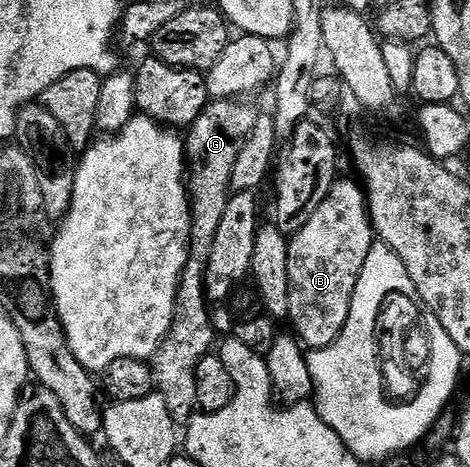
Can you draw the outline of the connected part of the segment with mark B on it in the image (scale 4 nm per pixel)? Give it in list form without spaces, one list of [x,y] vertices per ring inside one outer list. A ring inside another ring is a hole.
[[[338,177],[319,209],[311,213],[311,221],[289,239],[287,277],[291,301],[288,322],[293,323],[297,339],[309,349],[330,347],[339,333],[343,333],[359,273],[363,273],[367,253],[371,253],[375,242],[365,192],[362,184],[353,179]]]

